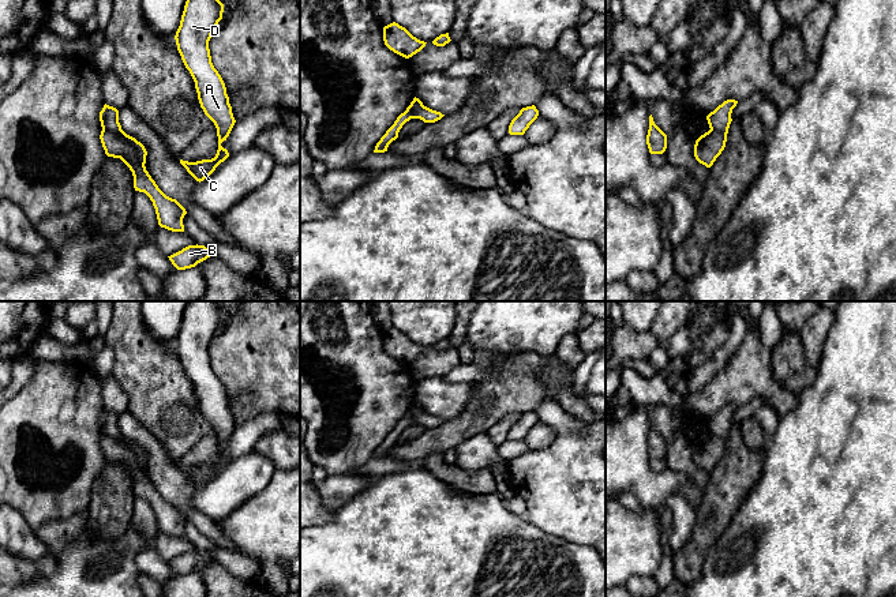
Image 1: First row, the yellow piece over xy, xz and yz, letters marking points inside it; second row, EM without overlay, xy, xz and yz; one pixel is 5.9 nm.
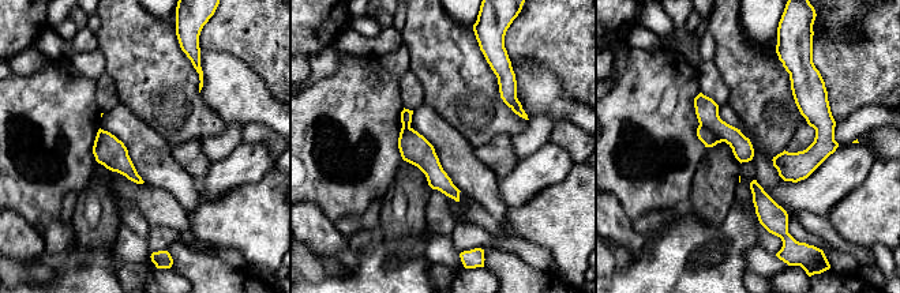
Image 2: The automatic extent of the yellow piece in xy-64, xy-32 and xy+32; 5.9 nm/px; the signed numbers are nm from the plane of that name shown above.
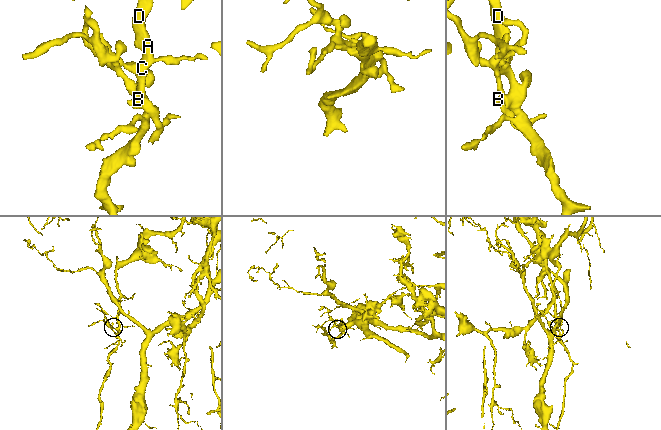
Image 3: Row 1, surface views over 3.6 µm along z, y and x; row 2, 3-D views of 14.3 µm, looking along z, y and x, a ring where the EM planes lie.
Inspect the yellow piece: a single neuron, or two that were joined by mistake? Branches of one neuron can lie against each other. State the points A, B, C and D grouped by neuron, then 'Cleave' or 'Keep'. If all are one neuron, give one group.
Groups: A C D / B. Cleave

